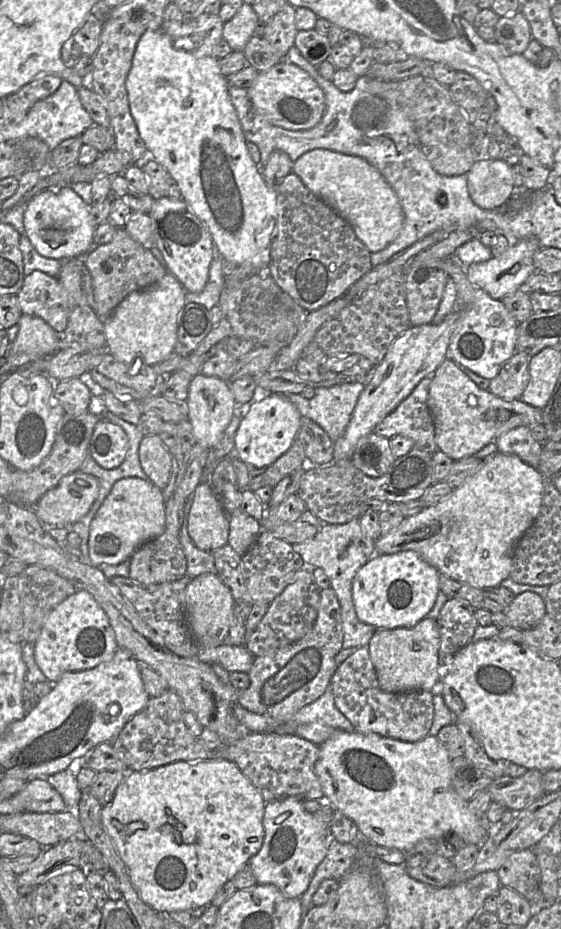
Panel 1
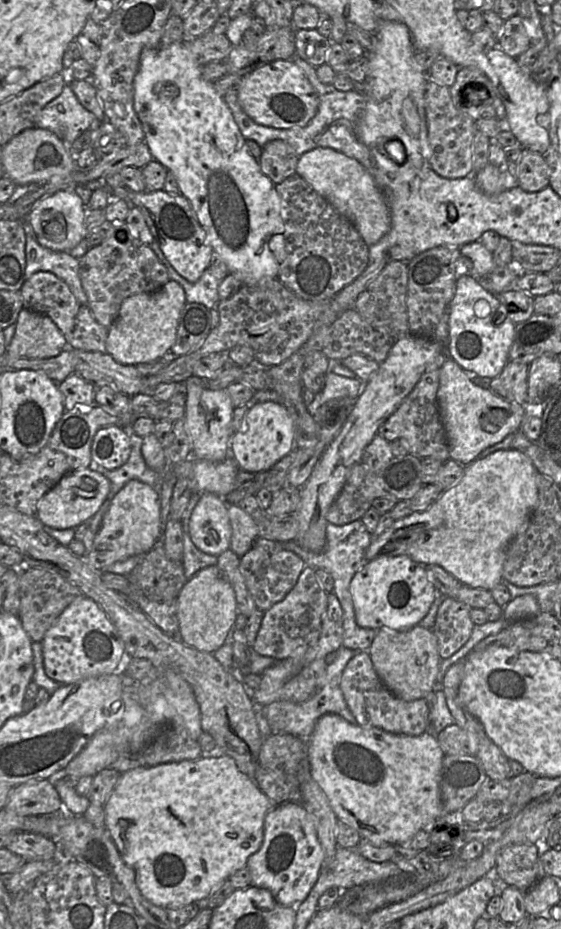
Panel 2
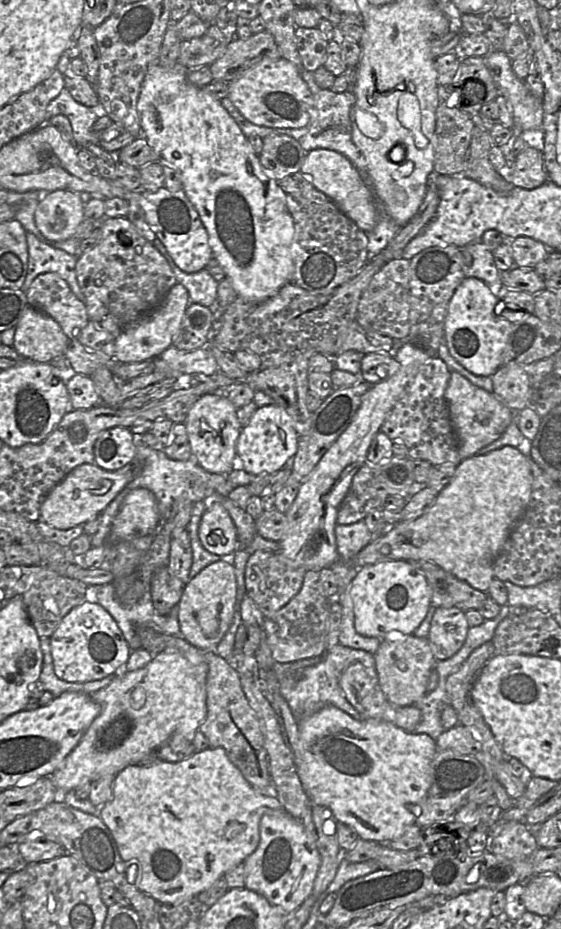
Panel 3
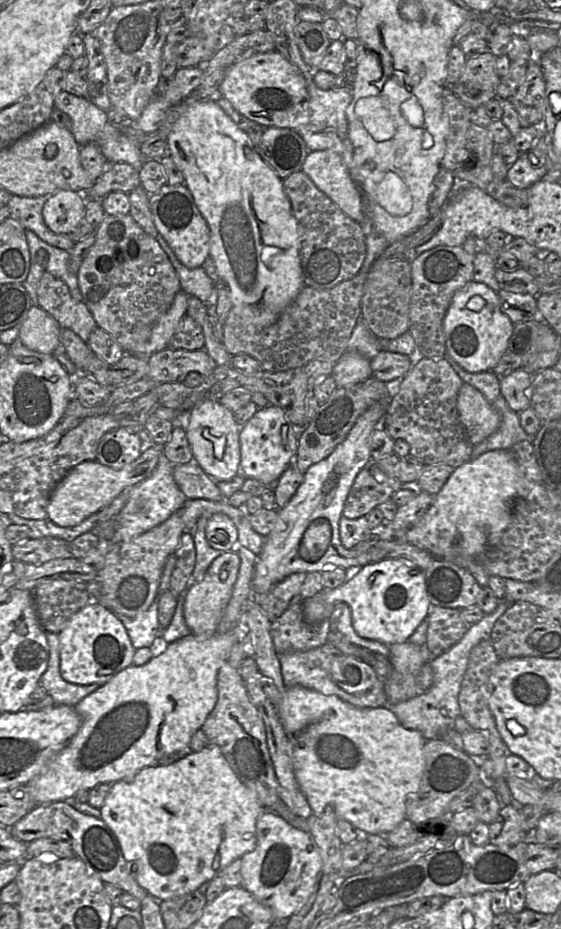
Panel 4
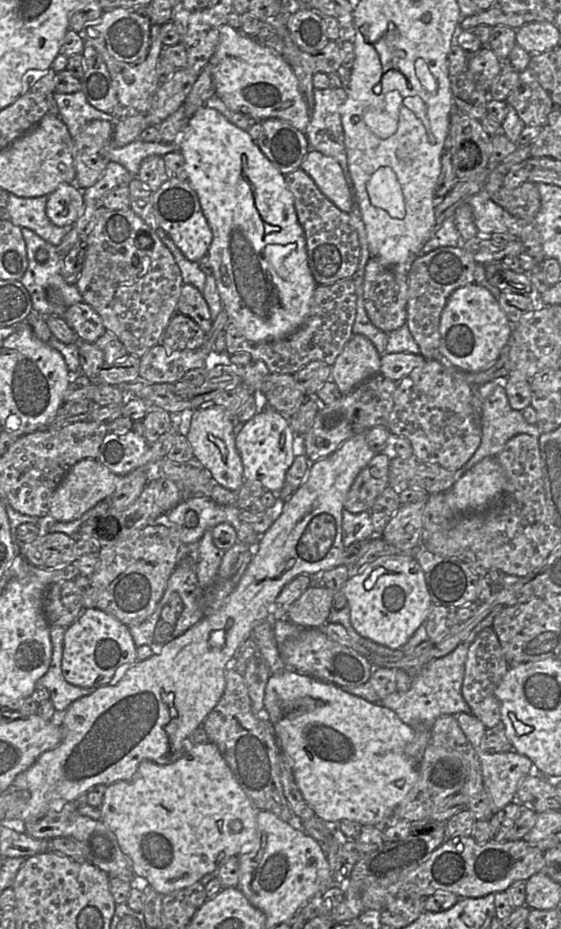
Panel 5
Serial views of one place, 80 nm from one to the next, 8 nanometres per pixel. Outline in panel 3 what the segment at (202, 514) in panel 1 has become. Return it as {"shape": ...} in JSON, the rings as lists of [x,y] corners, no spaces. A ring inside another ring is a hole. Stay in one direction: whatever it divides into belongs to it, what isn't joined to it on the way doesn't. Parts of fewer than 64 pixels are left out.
{"shape":[[[219,502],[208,504],[199,523],[198,535],[203,547],[212,554],[225,556],[237,550],[235,525]]]}

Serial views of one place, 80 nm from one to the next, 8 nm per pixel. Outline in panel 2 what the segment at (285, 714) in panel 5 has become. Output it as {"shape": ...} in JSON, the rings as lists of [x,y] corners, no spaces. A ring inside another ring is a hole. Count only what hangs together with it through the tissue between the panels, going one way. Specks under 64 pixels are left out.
{"shape":[[[328,713],[318,719],[315,729],[308,739],[307,750],[311,776],[326,794],[336,817],[355,828],[364,840],[377,847],[393,846],[408,841],[420,830],[429,832],[434,828],[436,820],[447,814],[444,811],[440,791],[441,768],[445,753],[441,749],[437,738],[429,732],[424,732],[419,736],[395,734],[377,727],[353,725],[340,715]]]}

